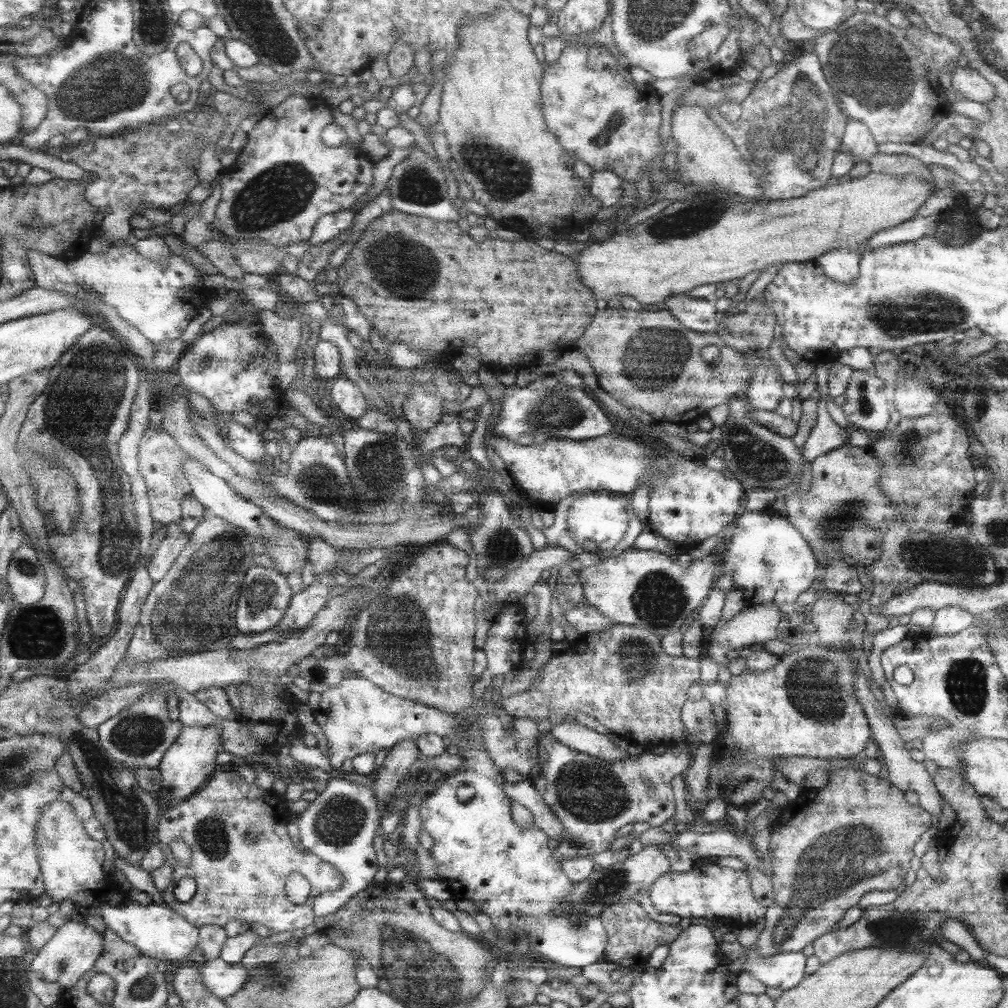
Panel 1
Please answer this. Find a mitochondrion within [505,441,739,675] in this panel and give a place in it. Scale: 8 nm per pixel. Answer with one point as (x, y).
(659, 600)

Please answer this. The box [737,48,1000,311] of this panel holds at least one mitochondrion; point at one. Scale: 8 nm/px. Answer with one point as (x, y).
(793, 131)

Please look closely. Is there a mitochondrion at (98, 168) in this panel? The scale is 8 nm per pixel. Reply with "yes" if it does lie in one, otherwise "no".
no

